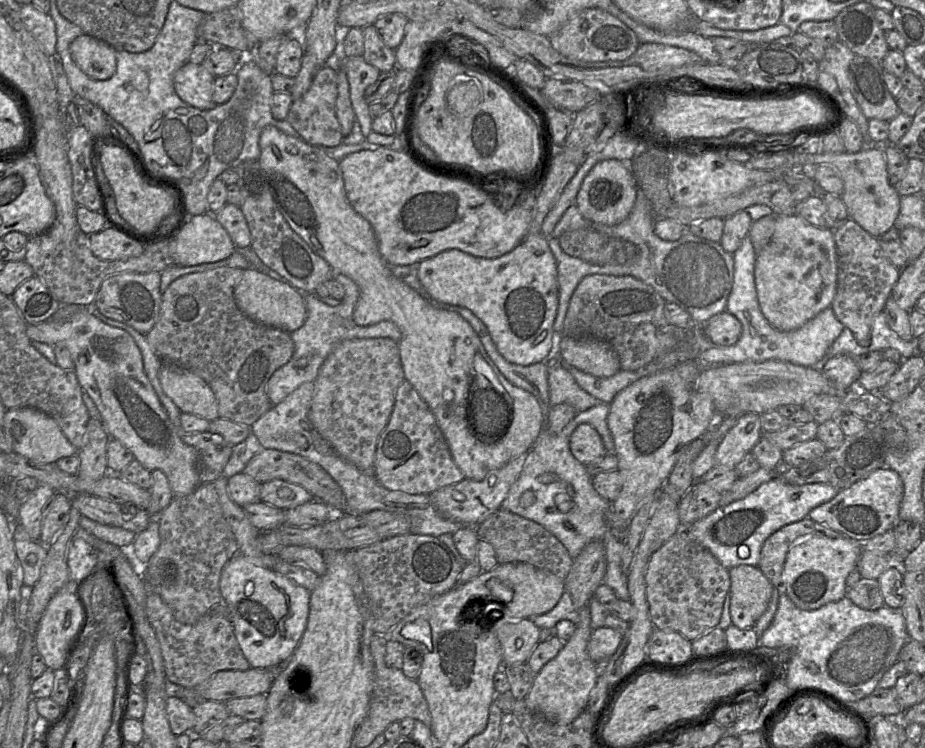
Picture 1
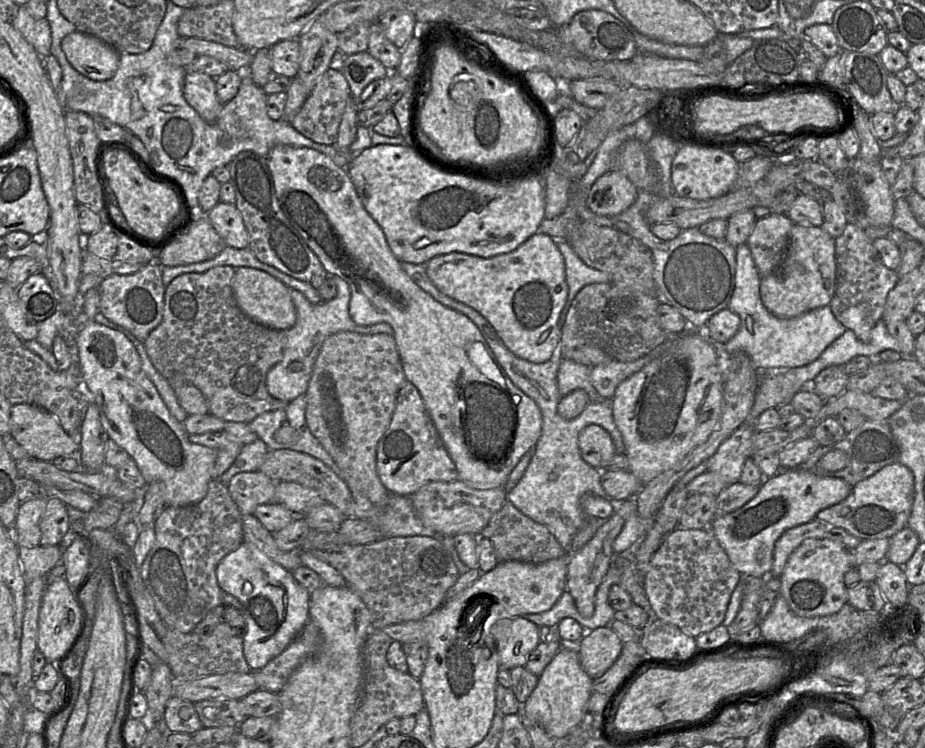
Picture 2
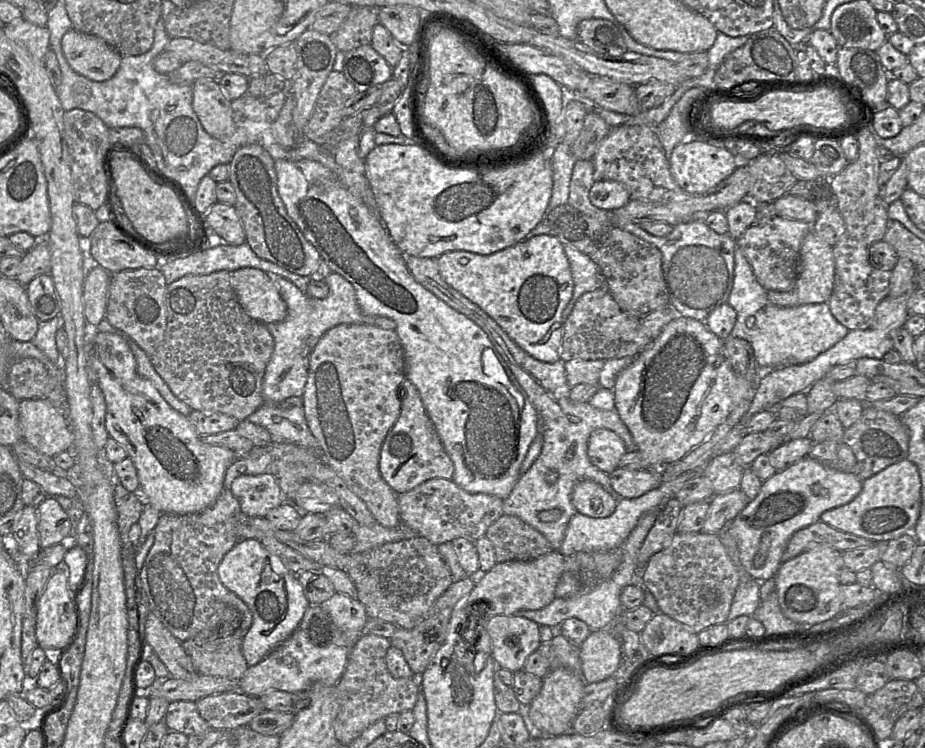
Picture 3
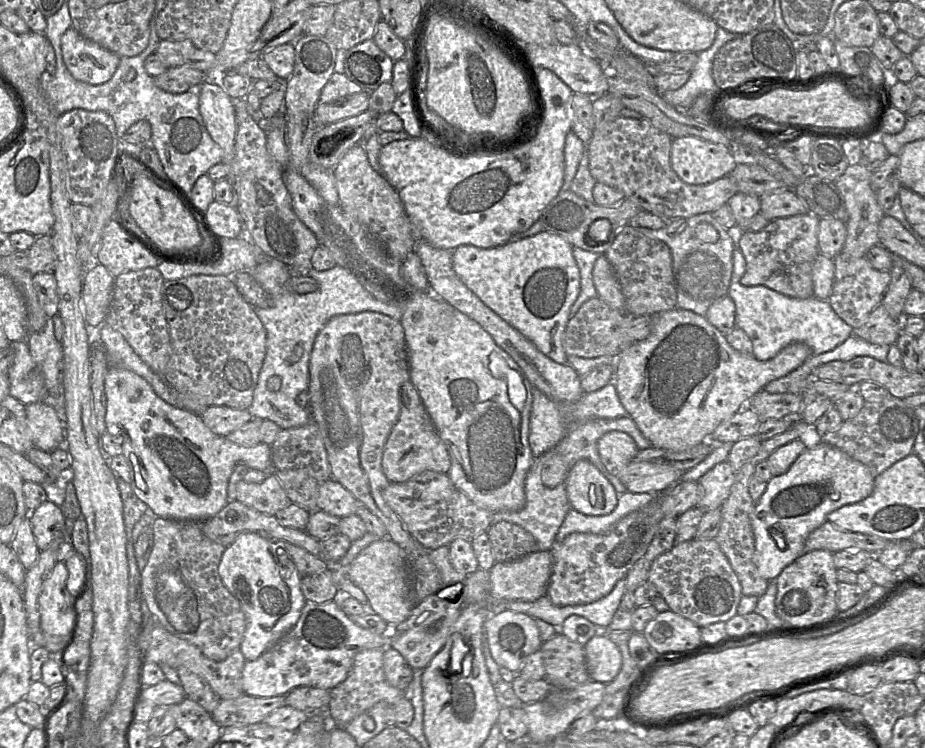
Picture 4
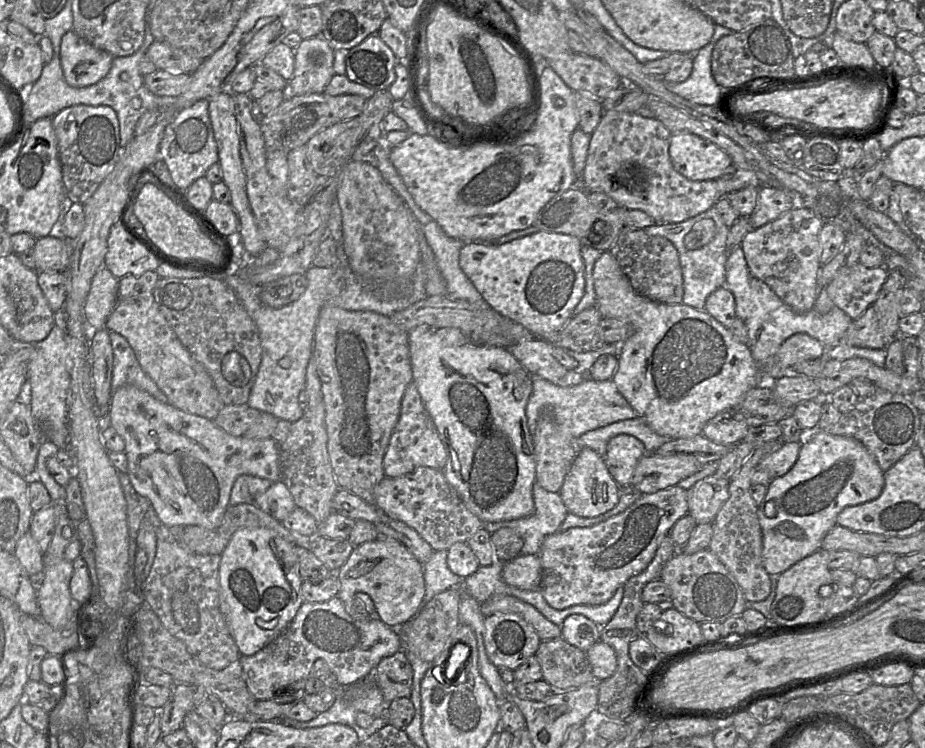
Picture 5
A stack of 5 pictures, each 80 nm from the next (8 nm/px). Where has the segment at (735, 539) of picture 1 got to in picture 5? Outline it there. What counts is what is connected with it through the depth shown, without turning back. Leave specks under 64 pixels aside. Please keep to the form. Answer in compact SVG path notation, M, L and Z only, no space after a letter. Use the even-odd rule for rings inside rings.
M810 431L804 439L798 459L788 473L774 478L758 506L757 515L763 535L762 560L769 575L780 575L803 558L820 550L827 532L837 523L838 514L846 507L878 498L884 487L884 472L867 448L858 440L832 435L828 431Z

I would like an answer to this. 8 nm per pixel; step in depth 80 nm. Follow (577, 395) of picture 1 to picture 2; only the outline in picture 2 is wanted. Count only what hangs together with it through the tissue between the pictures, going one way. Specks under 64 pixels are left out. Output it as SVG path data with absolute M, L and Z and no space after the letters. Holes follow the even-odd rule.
M563 359L557 372L557 385L562 397L576 389L585 390L591 401L600 401L591 382L591 367Z

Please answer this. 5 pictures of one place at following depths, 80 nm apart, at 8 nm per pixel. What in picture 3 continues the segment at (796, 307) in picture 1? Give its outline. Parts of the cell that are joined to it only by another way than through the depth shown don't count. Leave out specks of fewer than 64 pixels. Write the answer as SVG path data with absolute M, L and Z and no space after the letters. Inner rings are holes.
M810 231L803 240L795 287L790 291L767 291L768 300L780 307L794 307L804 304L819 304L829 301L834 287L833 247Z

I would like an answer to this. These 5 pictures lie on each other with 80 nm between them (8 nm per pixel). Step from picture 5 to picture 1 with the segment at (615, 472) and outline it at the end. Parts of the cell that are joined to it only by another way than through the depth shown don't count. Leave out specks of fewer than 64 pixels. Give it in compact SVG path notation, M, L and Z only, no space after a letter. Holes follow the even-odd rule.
M587 423L575 428L570 437L569 446L573 456L583 464L606 455L601 436L593 426Z

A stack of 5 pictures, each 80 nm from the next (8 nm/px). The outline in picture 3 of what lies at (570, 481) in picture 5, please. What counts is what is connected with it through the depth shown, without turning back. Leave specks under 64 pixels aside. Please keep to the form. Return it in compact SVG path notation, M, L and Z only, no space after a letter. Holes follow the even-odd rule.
M591 480L578 482L572 492L576 511L591 518L606 518L614 513L617 500L600 484Z

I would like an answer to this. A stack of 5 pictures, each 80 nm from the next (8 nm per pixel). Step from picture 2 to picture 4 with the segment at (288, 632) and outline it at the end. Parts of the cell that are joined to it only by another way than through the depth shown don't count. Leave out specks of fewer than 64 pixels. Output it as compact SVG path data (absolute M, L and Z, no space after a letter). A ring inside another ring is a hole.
M252 532L239 534L224 551L218 566L219 576L228 591L241 604L246 618L246 630L240 645L240 651L246 661L256 660L272 645L279 641L297 623L306 599L301 590L301 576L285 549L272 550L268 539Z

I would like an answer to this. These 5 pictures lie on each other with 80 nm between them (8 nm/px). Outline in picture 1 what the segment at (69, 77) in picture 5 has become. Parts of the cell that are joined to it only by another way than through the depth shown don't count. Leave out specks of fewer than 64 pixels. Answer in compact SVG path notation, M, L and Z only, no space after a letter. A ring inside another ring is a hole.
M82 34L70 44L73 61L94 80L107 80L116 72L116 49L89 34Z

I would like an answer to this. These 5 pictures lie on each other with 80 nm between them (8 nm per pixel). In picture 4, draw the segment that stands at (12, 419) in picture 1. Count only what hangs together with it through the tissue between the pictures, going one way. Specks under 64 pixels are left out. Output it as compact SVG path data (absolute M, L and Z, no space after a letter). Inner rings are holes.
M48 402L26 405L26 421L34 447L52 453L65 444L65 425L60 409Z

